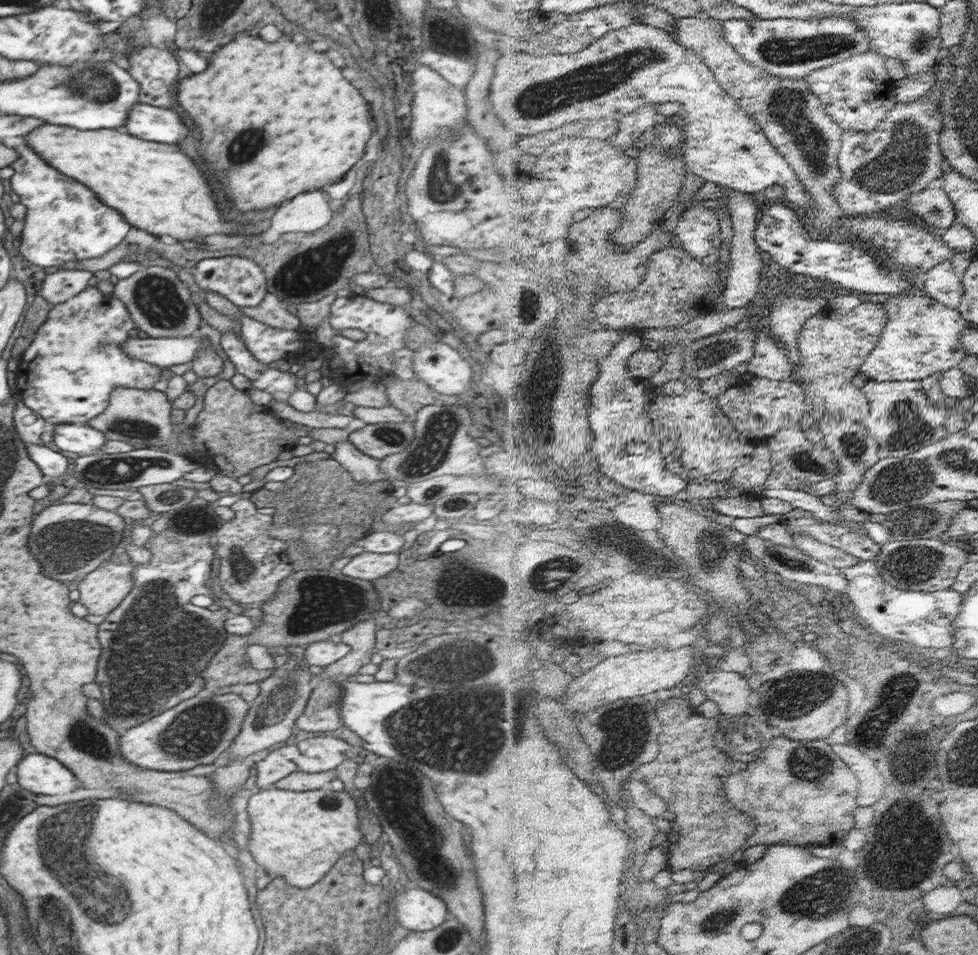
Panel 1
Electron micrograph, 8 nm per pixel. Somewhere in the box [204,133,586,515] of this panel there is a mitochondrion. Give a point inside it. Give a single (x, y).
(313, 271)

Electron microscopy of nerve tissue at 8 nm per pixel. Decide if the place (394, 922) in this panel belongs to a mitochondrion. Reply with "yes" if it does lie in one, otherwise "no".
no

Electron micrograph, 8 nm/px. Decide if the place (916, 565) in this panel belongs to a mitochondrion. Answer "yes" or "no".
yes

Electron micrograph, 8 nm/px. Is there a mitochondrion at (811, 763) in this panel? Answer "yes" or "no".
yes

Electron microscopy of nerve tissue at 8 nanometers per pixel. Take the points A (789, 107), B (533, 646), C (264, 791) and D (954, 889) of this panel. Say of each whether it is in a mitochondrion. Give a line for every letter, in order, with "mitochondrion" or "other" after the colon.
A: mitochondrion
B: other
C: other
D: other

